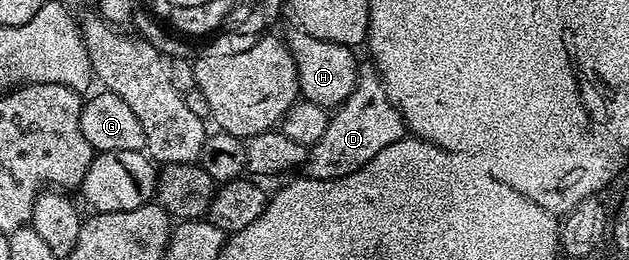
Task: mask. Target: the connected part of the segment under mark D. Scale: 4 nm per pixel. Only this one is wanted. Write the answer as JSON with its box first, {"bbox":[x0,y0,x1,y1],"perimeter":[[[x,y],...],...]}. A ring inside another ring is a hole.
{"bbox":[303,83,379,179],"perimeter":[[[365,83],[357,85],[353,89],[351,96],[353,101],[347,101],[349,105],[343,103],[345,109],[334,110],[337,121],[329,118],[326,127],[329,133],[323,133],[320,141],[321,145],[310,145],[308,151],[313,157],[307,155],[303,166],[304,176],[308,177],[313,173],[311,179],[331,179],[335,177],[346,177],[353,174],[359,167],[365,166],[368,162],[379,155],[379,109],[373,109],[371,105],[371,95],[365,95]]]}

